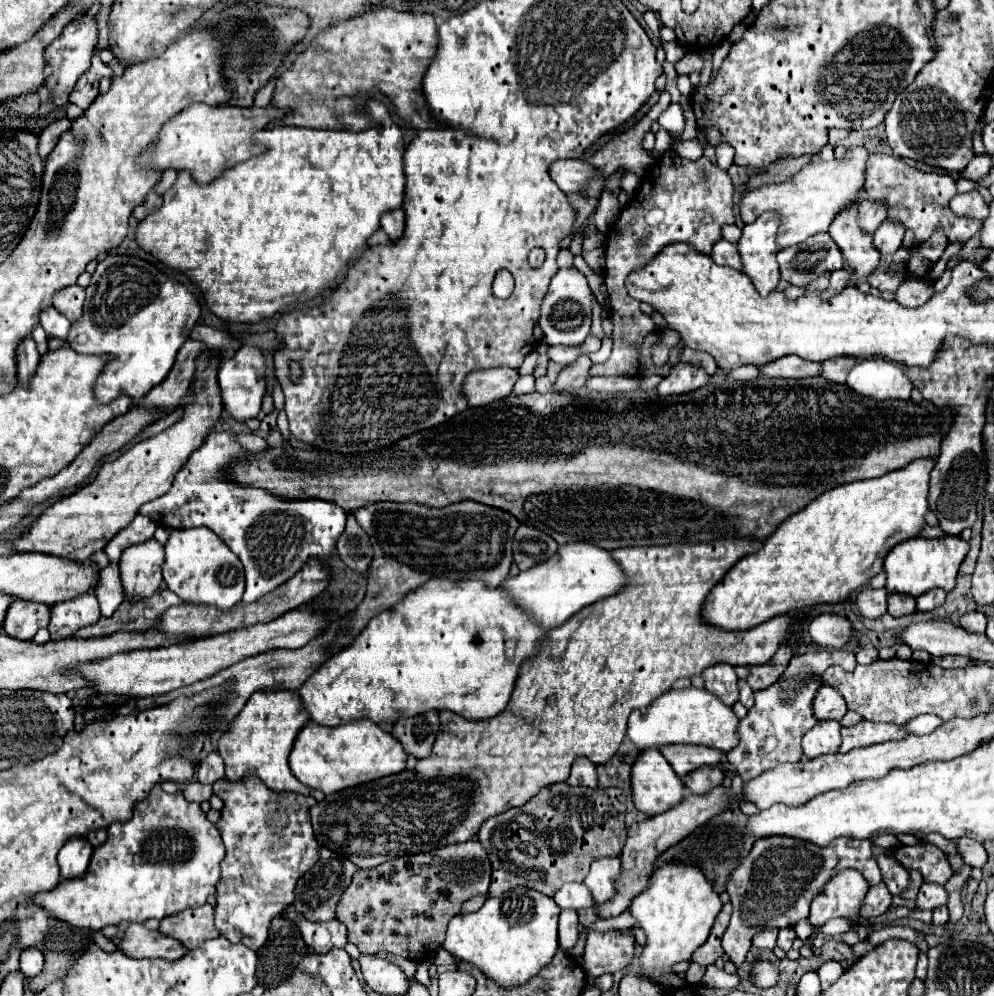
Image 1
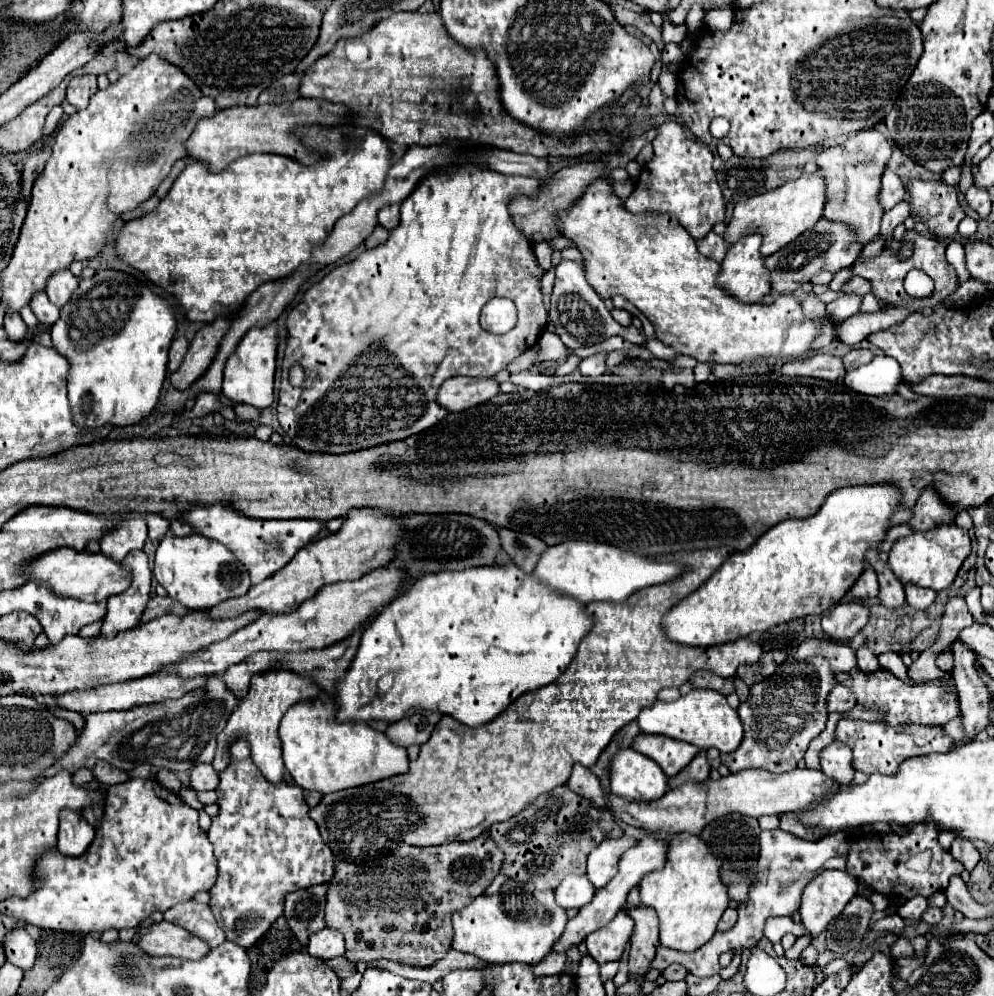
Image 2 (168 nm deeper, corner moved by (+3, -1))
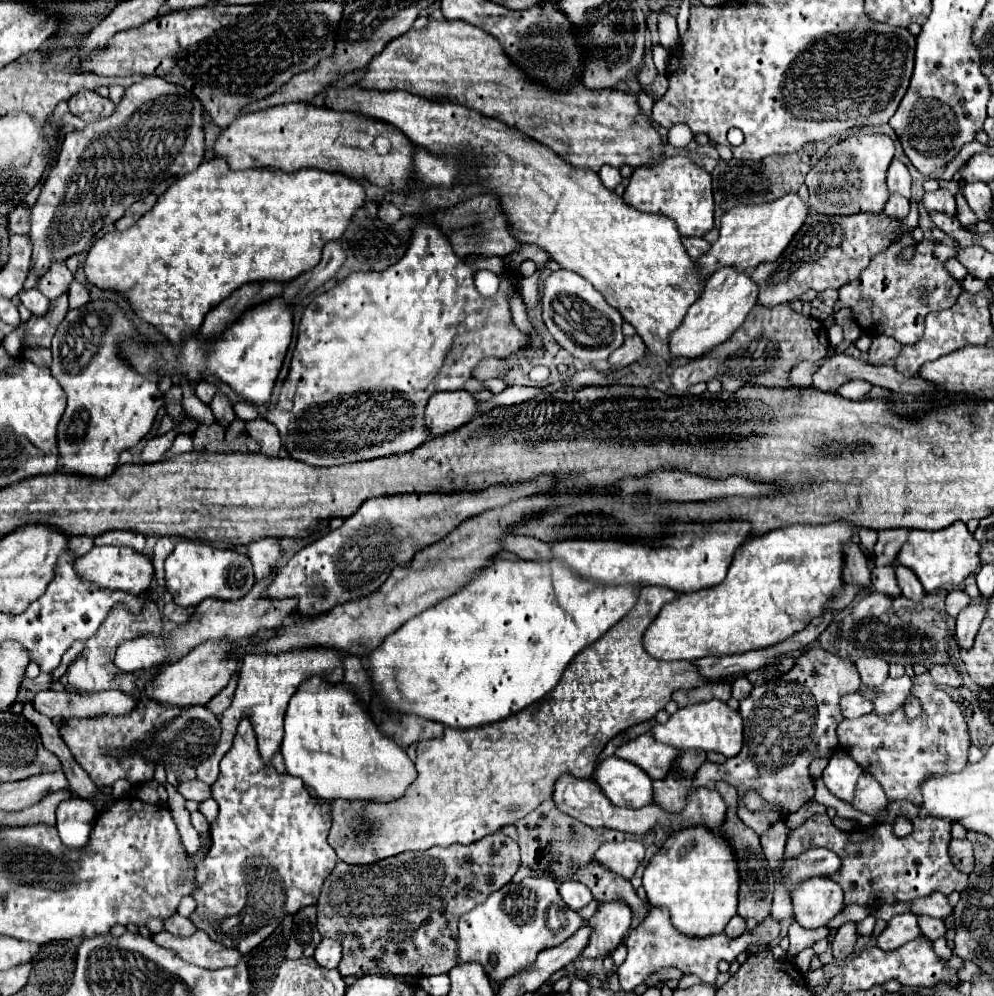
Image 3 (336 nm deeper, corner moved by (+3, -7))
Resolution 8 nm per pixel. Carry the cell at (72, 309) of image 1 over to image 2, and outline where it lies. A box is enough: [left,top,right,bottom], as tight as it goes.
[47,271,79,307]

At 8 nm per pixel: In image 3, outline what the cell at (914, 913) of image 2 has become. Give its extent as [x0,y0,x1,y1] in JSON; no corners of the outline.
[877,913,921,951]

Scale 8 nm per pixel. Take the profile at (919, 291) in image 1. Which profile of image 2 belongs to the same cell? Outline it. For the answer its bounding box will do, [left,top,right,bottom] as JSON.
[861,293,885,313]

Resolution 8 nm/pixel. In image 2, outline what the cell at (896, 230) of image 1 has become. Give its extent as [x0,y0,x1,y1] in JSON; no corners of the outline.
[881,201,911,239]

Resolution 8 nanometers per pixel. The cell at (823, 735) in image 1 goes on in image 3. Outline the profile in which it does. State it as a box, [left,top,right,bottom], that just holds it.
[823,751,863,803]

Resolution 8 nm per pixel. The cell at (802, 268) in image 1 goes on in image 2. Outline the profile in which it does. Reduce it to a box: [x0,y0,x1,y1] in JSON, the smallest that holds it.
[765,219,861,293]

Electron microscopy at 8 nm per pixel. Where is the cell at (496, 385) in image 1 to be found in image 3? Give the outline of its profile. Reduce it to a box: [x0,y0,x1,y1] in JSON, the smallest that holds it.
[425,391,477,437]

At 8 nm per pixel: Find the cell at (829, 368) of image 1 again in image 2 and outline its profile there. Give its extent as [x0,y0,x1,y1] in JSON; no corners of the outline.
[843,347,873,371]

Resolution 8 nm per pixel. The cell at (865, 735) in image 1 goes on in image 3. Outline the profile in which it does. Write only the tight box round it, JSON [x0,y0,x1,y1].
[837,683,971,805]

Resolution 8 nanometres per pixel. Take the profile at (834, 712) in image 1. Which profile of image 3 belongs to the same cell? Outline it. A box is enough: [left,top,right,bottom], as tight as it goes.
[841,693,873,719]

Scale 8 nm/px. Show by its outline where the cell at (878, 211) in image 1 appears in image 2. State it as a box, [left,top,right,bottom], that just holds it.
[879,171,905,211]

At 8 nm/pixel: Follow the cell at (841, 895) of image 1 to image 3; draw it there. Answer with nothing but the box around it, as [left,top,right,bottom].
[791,877,843,929]

